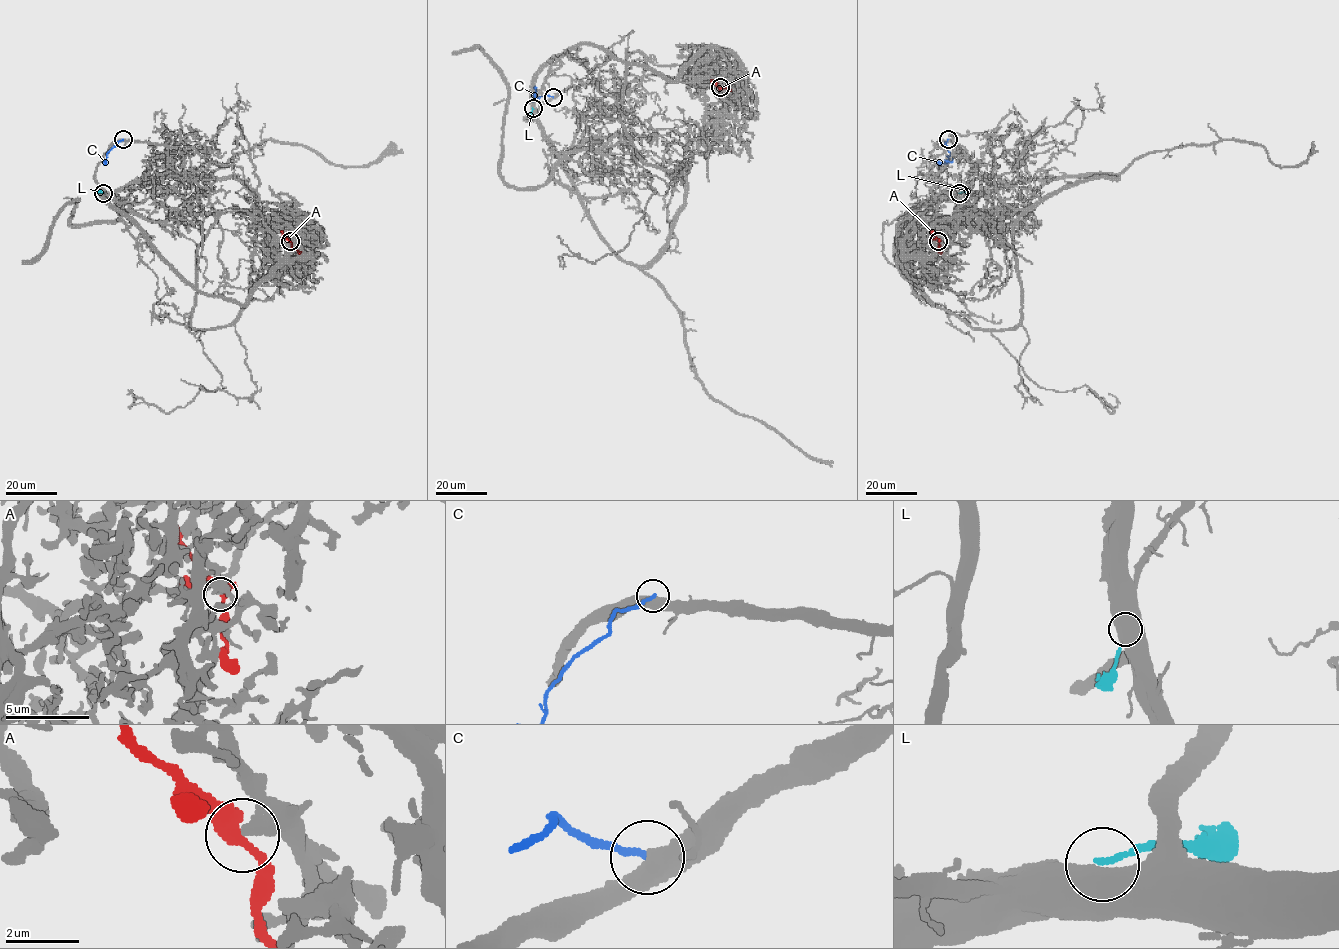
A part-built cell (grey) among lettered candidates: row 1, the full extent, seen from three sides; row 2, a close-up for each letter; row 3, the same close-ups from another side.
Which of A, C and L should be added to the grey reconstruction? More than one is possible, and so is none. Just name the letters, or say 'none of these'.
none of these

